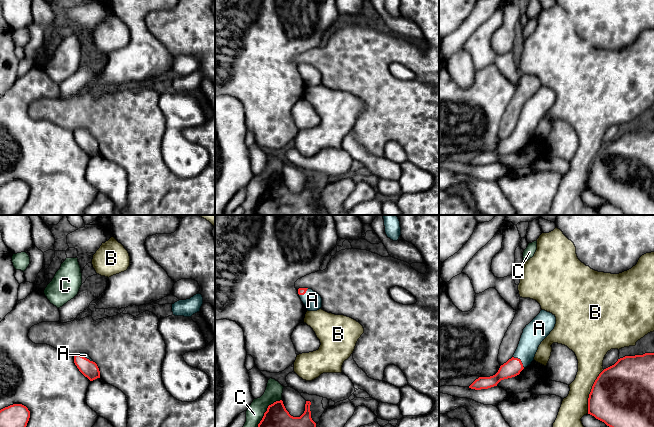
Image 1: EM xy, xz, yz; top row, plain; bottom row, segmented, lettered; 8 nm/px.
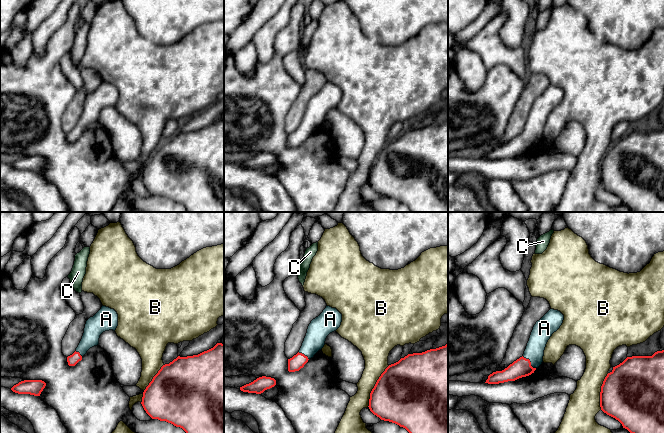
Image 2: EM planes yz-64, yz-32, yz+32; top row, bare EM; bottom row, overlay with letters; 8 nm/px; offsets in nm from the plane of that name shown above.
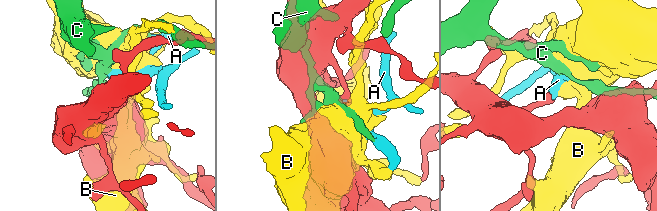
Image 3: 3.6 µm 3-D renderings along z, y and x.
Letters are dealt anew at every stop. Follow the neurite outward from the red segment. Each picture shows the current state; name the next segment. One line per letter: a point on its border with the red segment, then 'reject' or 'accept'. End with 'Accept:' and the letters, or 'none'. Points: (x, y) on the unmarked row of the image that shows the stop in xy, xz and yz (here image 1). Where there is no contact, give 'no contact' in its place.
A: meets red in yz at (520, 136); accept
B: meets red in yz at (591, 167); reject
C: meets red in xz at (264, 191); reject
Accept: A

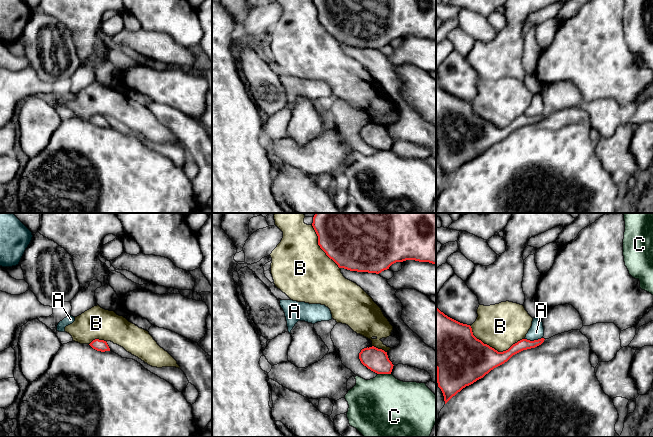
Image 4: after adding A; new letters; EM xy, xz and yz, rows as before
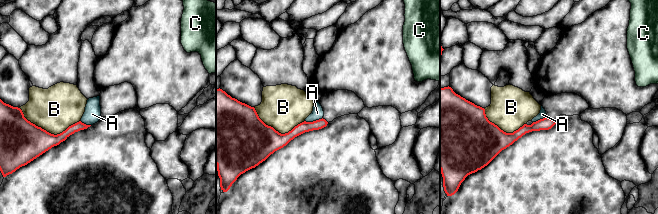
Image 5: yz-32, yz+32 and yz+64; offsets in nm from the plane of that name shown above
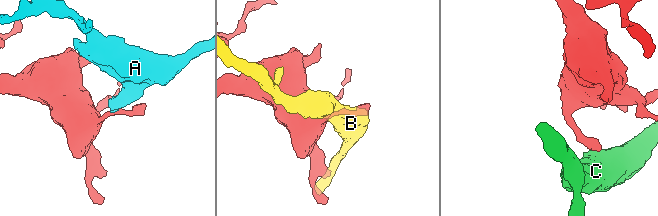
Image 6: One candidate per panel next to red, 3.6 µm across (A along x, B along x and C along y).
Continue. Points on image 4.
A: meets red in yz at (534, 116); reject
B: meets red in yz at (493, 124); reject
C: meets red in xz at (384, 149); reject
Accept: none

